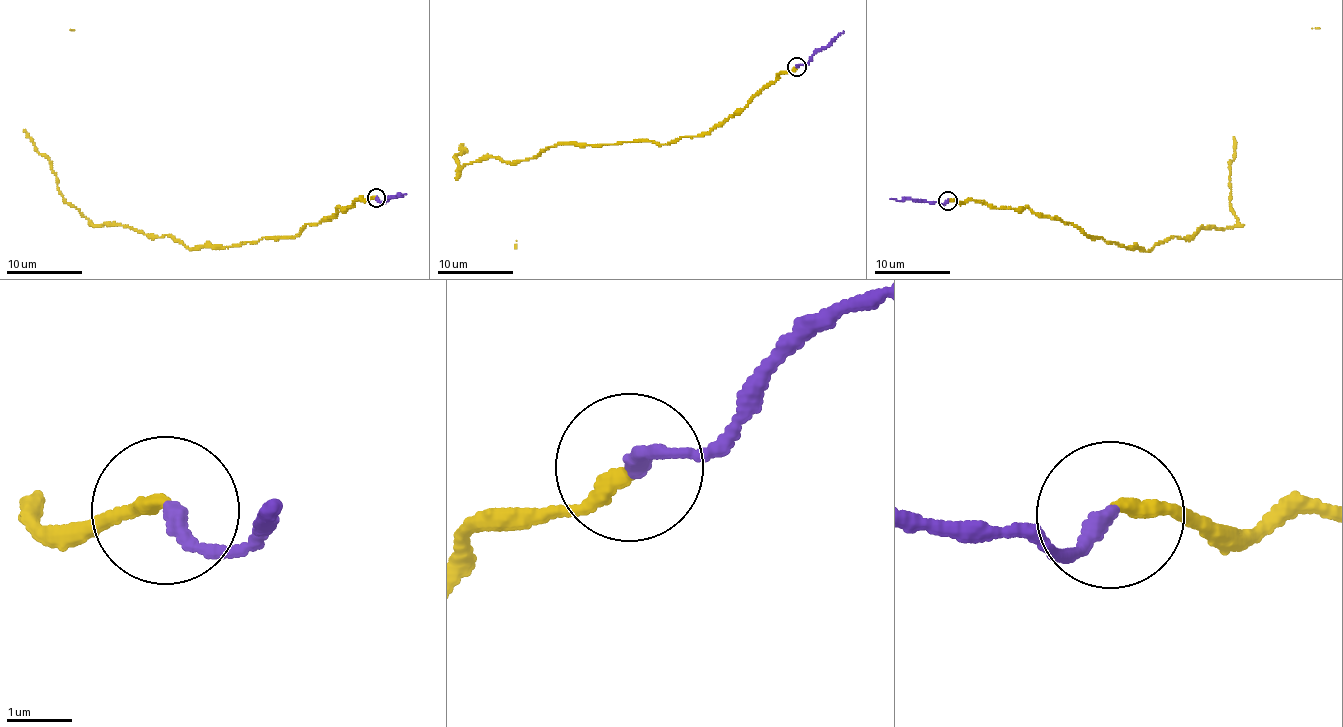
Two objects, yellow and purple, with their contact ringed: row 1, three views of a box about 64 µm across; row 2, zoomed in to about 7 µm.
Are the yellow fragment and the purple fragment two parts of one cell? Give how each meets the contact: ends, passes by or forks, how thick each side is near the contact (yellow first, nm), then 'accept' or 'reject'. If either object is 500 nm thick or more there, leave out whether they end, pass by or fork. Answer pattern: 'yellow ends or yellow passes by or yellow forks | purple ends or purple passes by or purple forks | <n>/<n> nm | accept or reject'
yellow ends | purple ends | 220/220 nm | reject

